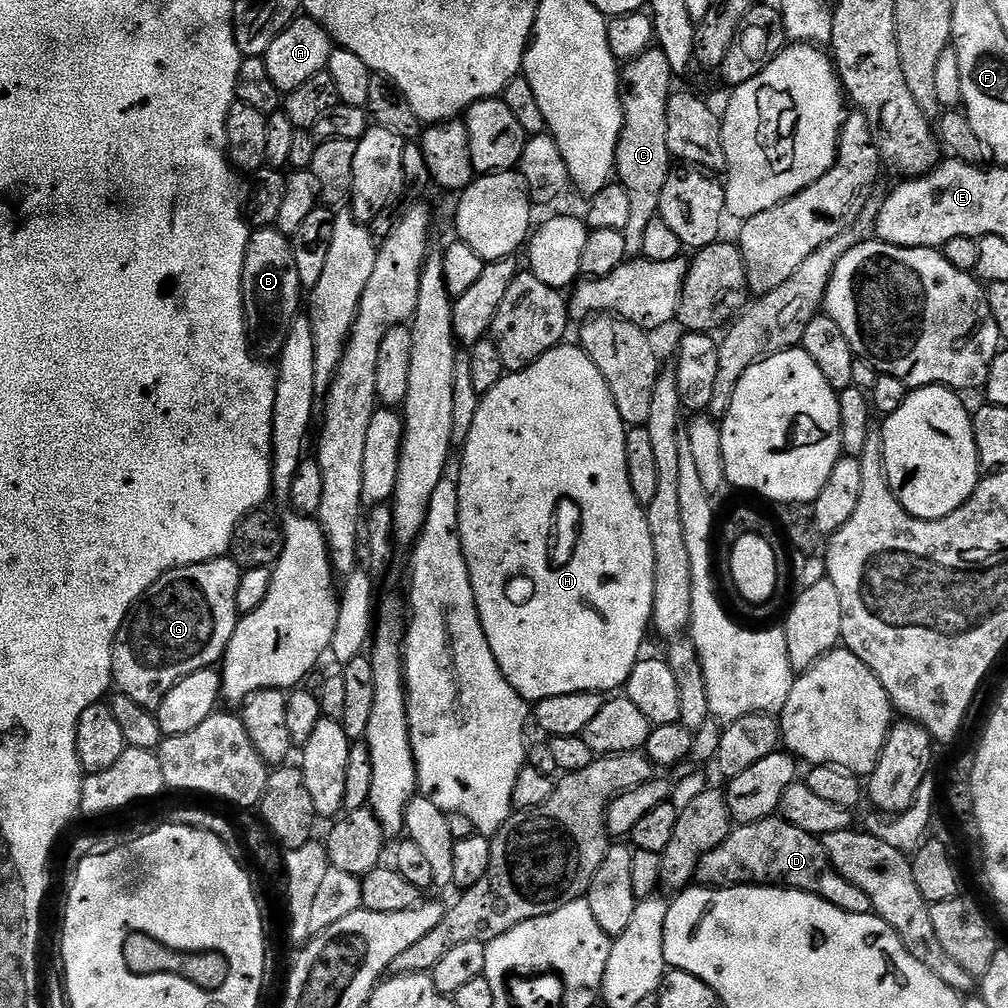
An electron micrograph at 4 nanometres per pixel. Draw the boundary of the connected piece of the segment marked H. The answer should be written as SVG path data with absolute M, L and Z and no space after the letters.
M568 343L557 344L542 354L538 362L526 366L526 370L507 373L494 390L480 397L474 426L470 426L470 434L462 446L461 452L464 453L460 456L460 476L456 485L460 541L486 642L490 642L490 650L494 650L494 658L506 682L510 682L518 695L529 702L554 698L558 694L612 694L623 689L637 660L641 659L640 647L644 644L644 635L650 632L654 606L654 541L650 539L645 505L634 498L626 470L626 425L618 414L618 406L614 406L602 370L594 366L583 348Z

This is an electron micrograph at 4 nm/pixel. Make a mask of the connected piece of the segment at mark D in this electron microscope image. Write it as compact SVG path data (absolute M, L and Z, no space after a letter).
M783 818L759 820L733 827L732 833L702 862L698 862L696 880L710 888L729 886L779 886L809 892L850 914L869 914L872 903L866 890L858 890L854 882L846 882L828 860L823 843L806 830L798 830Z

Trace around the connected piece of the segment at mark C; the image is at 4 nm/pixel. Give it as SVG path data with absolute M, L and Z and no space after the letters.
M653 46L646 54L627 61L622 68L624 126L616 151L614 172L619 184L630 197L630 222L626 222L623 233L626 250L632 258L640 256L646 226L657 219L662 186L666 186L668 173L674 168L670 142L666 142L666 114L674 91L672 79L674 73L670 58L666 58L666 54L658 46Z

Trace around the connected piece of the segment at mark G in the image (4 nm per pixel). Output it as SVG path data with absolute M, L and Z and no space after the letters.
M221 558L205 564L175 568L158 578L156 585L136 605L128 623L116 637L116 645L112 651L112 678L123 696L134 698L134 702L138 702L138 706L143 708L158 709L166 694L170 694L170 690L174 690L174 686L178 686L182 678L223 661L224 652L236 629L236 603L241 571L235 559Z

